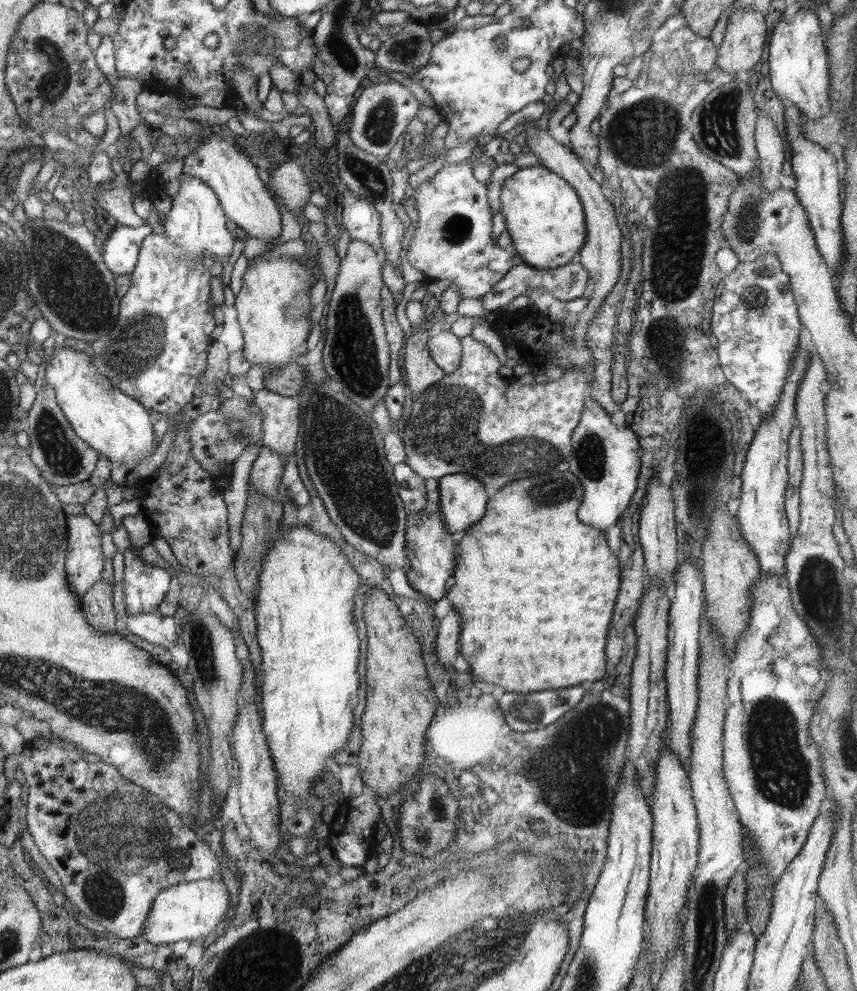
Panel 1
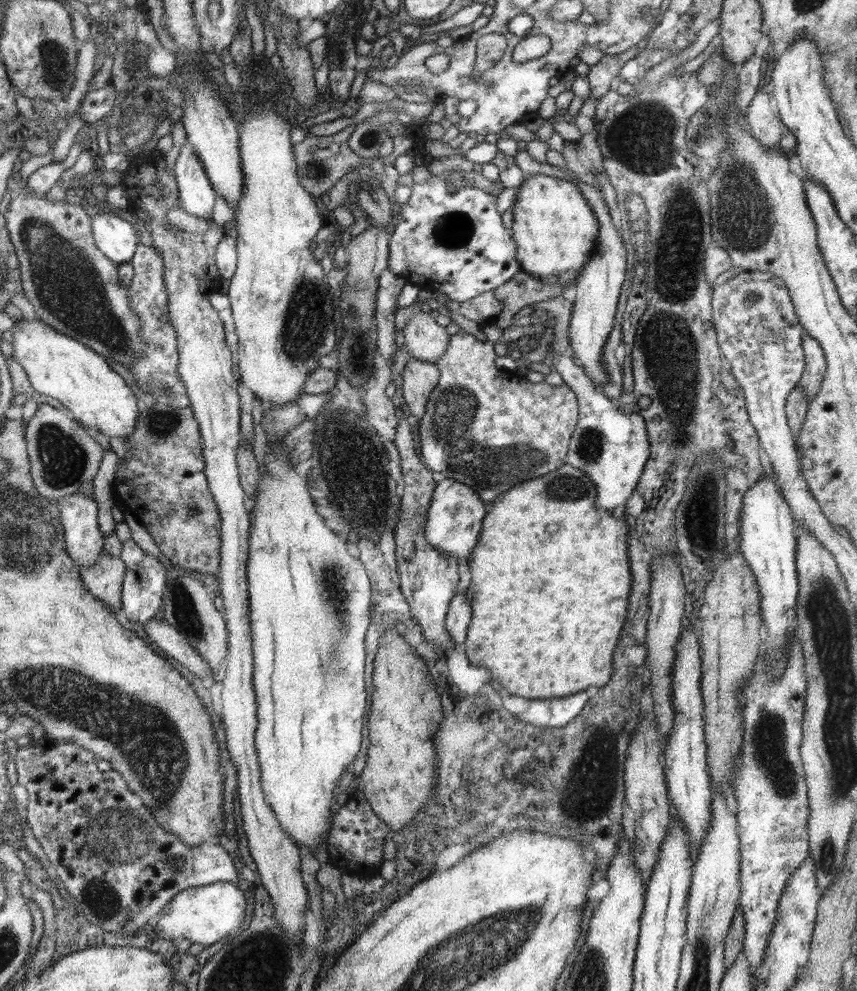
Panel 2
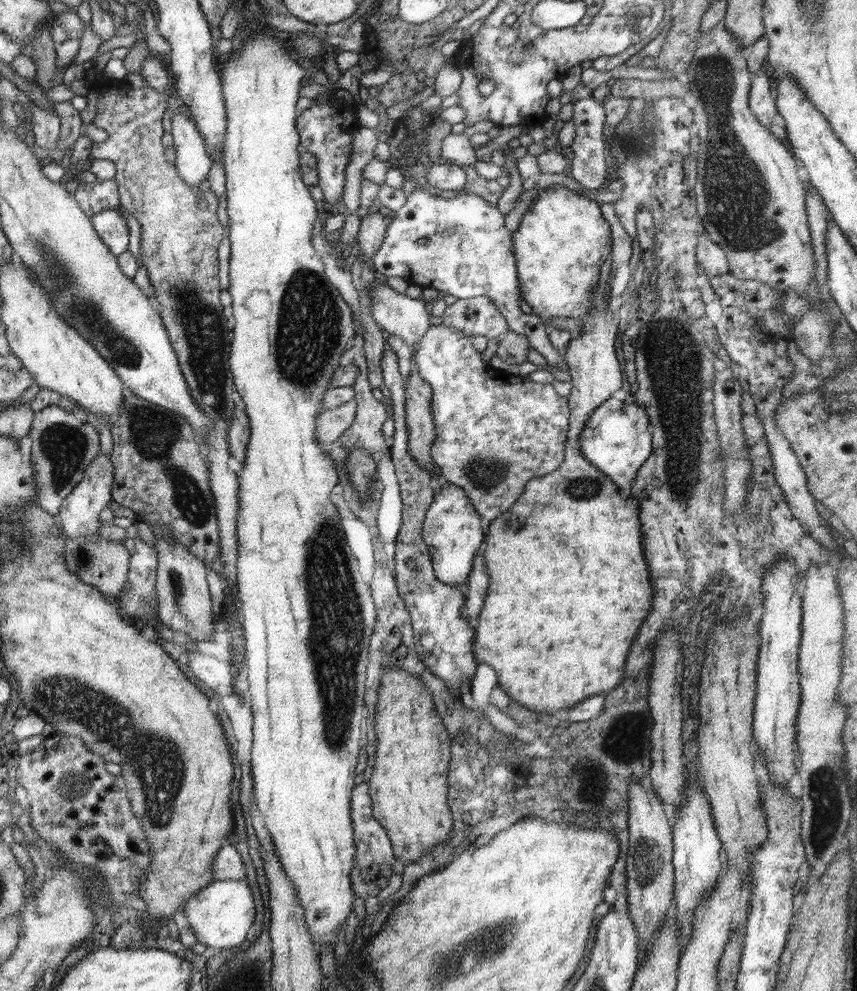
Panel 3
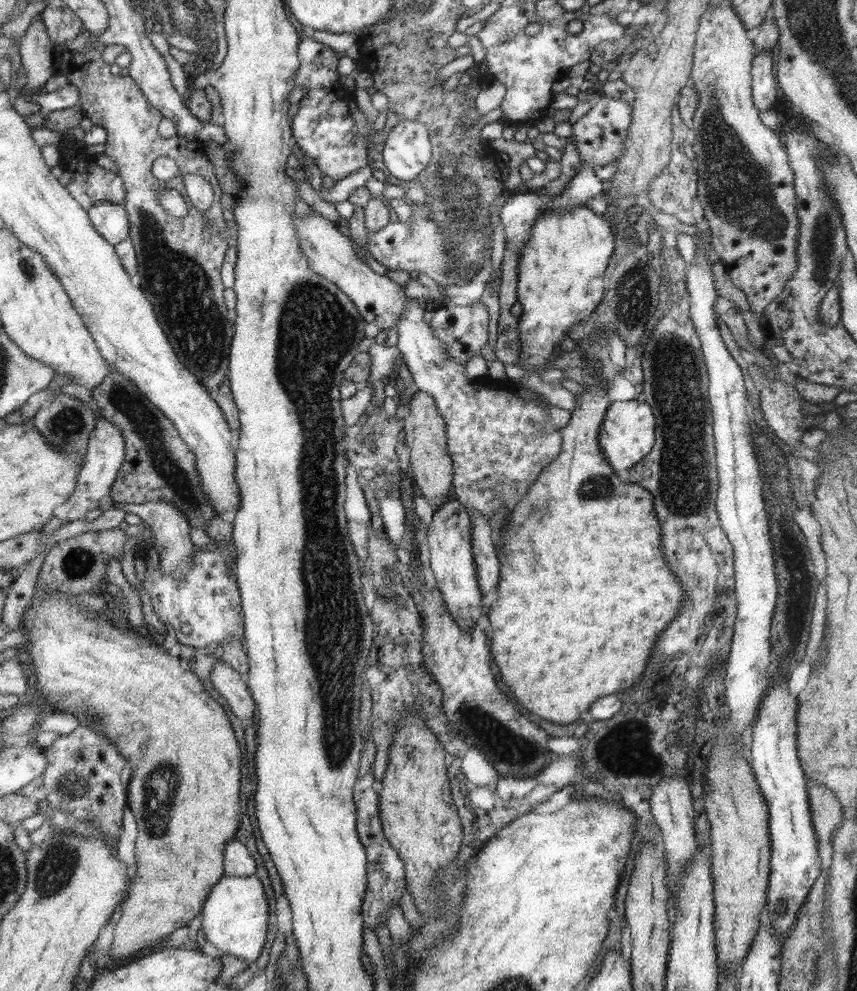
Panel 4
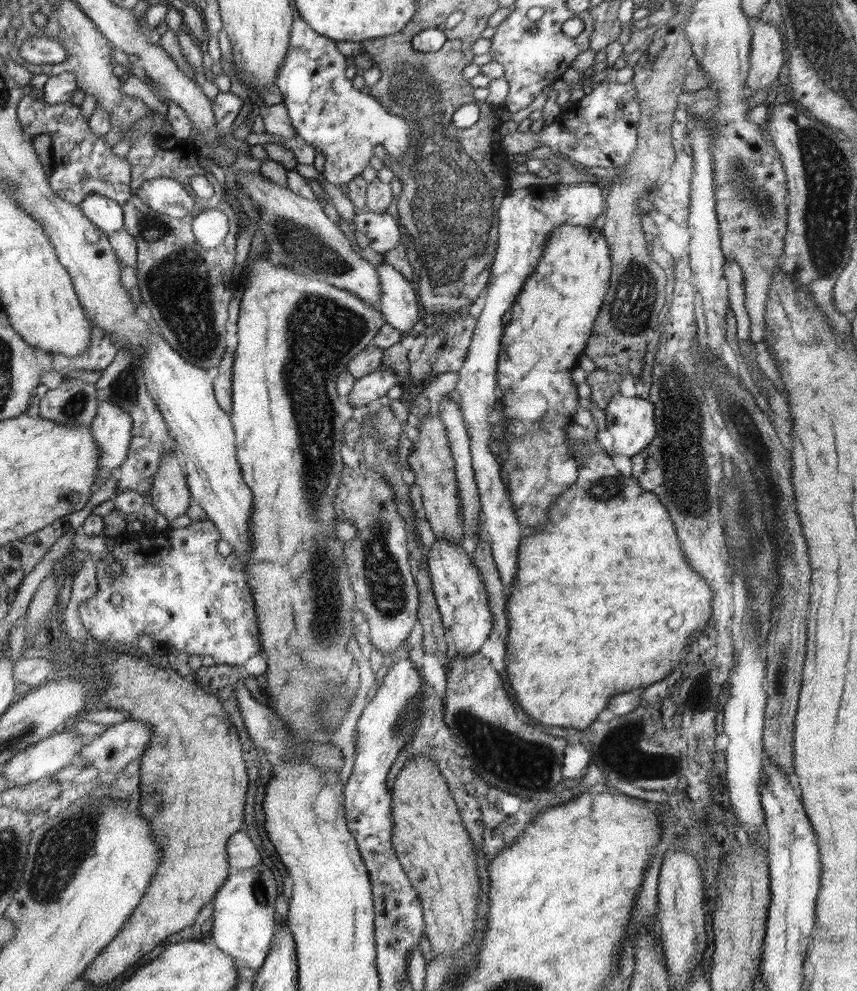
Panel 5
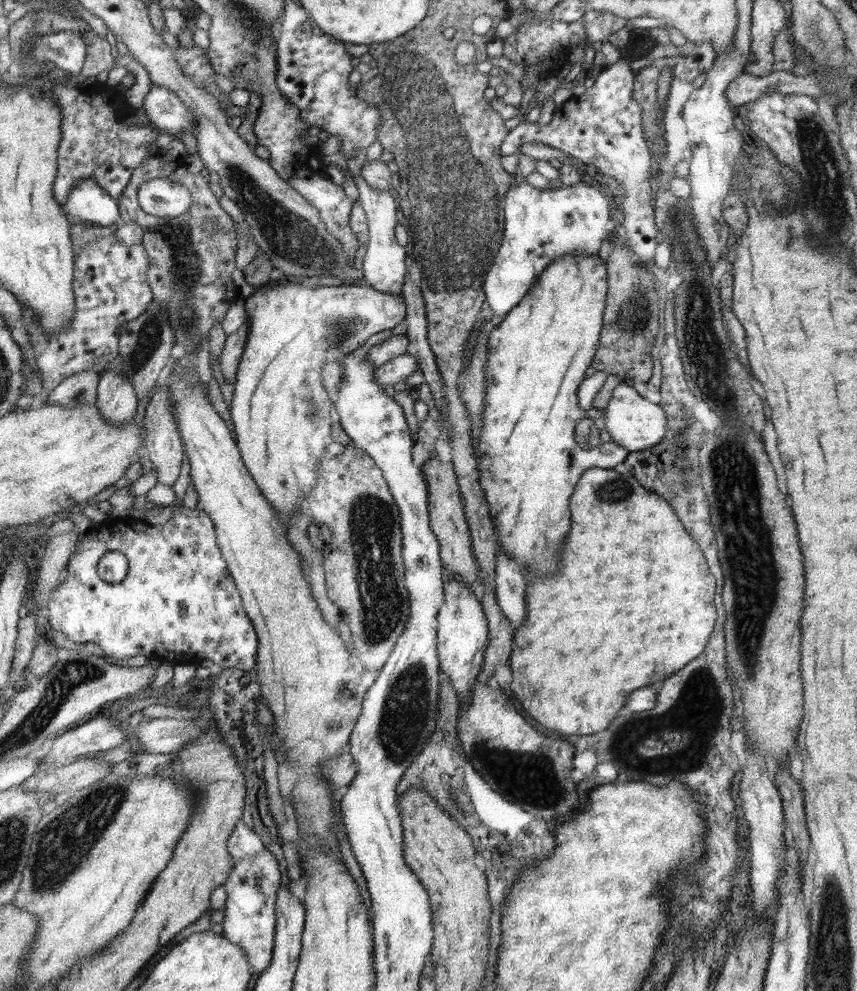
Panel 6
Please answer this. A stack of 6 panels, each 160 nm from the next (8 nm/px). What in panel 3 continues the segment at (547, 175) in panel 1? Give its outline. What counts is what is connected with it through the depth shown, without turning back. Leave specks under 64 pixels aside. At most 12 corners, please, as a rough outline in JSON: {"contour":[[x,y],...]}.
{"contour":[[540,190],[511,234],[521,299],[582,322],[611,253],[599,203]]}

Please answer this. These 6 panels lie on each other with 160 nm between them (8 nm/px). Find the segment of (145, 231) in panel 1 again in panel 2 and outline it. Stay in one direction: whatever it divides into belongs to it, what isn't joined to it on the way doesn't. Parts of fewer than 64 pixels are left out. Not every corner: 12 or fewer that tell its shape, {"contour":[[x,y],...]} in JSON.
{"contour":[[114,213],[91,220],[95,243],[114,264],[131,262],[139,238]]}

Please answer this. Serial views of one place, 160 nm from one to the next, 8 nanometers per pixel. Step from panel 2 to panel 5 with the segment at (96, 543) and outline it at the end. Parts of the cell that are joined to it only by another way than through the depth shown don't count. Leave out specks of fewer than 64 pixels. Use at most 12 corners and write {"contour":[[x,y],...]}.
{"contour":[[103,400],[90,425],[98,486],[122,466],[134,438],[128,412]]}

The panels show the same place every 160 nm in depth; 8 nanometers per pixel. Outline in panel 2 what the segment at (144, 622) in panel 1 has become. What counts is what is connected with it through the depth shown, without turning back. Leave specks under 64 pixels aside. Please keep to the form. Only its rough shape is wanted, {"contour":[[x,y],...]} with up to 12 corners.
{"contour":[[166,619],[144,627],[165,655],[214,683],[208,663]]}

